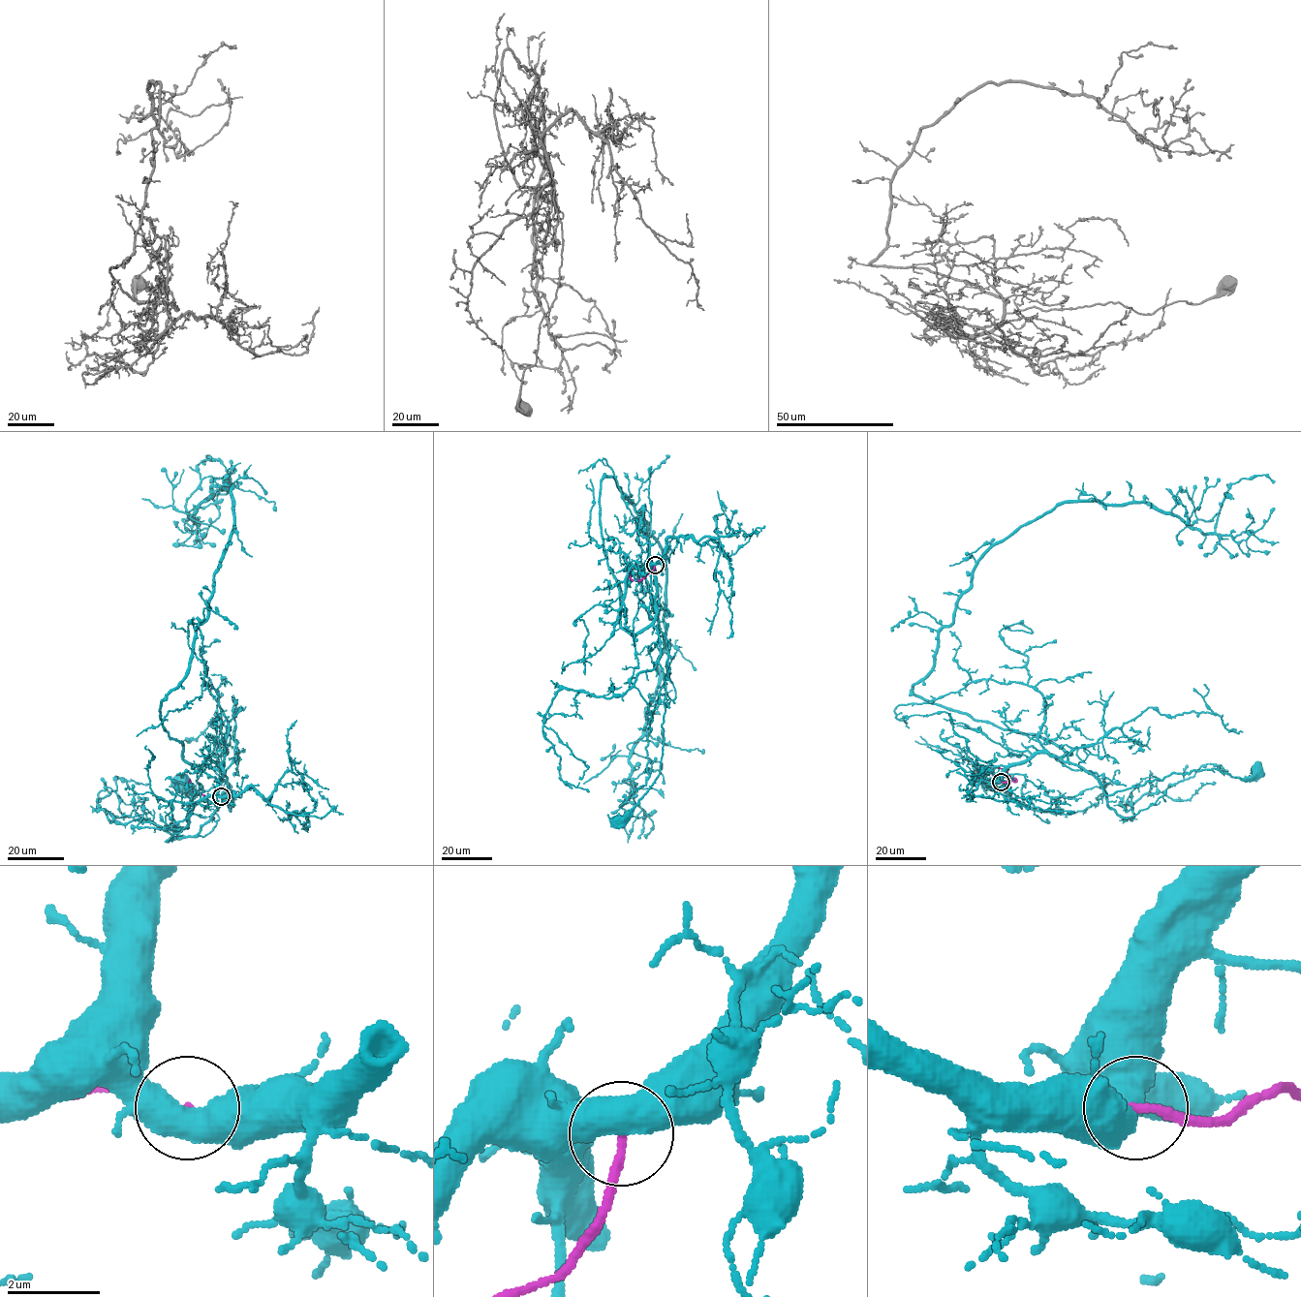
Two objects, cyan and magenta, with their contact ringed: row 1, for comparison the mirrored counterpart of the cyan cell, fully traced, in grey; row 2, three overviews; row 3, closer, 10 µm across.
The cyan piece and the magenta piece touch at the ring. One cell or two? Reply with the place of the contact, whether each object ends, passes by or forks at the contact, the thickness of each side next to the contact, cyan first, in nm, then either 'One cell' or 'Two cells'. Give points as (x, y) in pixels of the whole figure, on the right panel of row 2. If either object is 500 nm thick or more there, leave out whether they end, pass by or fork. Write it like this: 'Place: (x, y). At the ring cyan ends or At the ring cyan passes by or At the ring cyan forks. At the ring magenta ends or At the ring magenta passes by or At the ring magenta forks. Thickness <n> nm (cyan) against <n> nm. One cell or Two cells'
Place: (1001, 782). Thickness 650 nm (cyan) against 180 nm. Two cells

